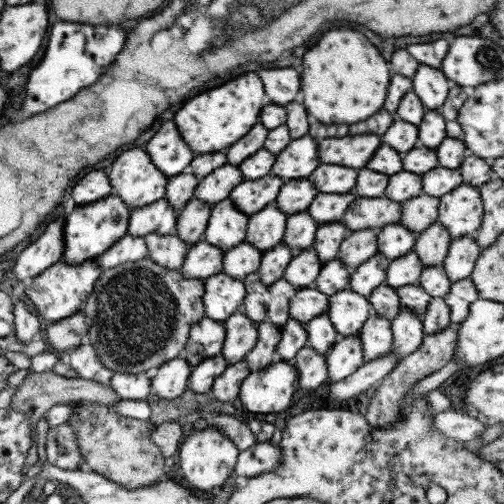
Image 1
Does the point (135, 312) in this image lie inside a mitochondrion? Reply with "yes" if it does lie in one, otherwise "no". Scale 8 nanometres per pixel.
yes

